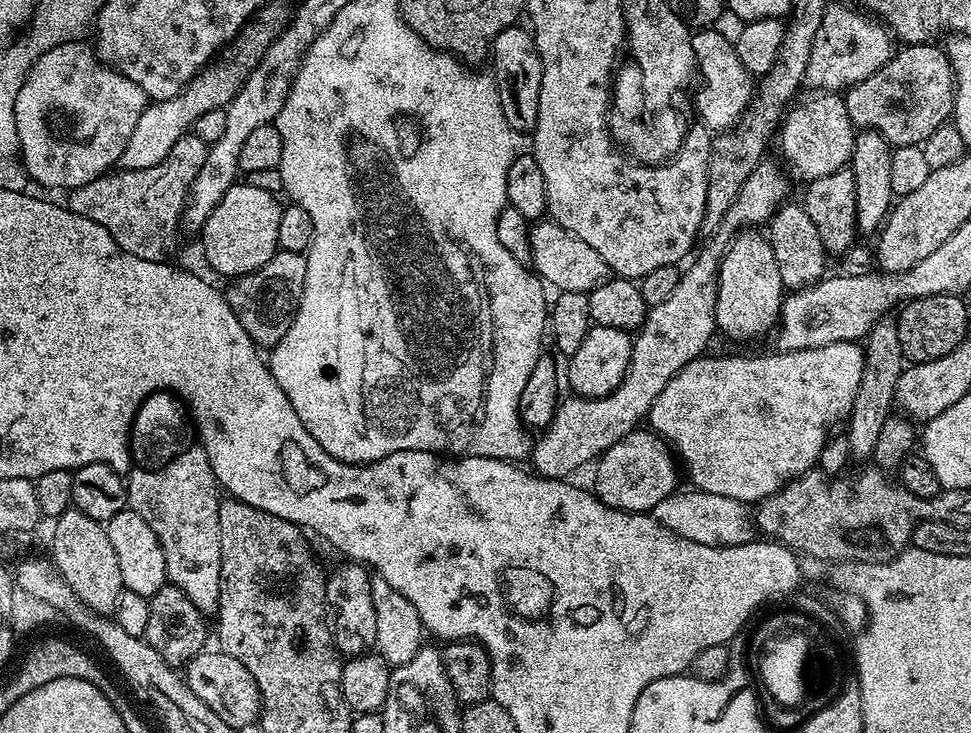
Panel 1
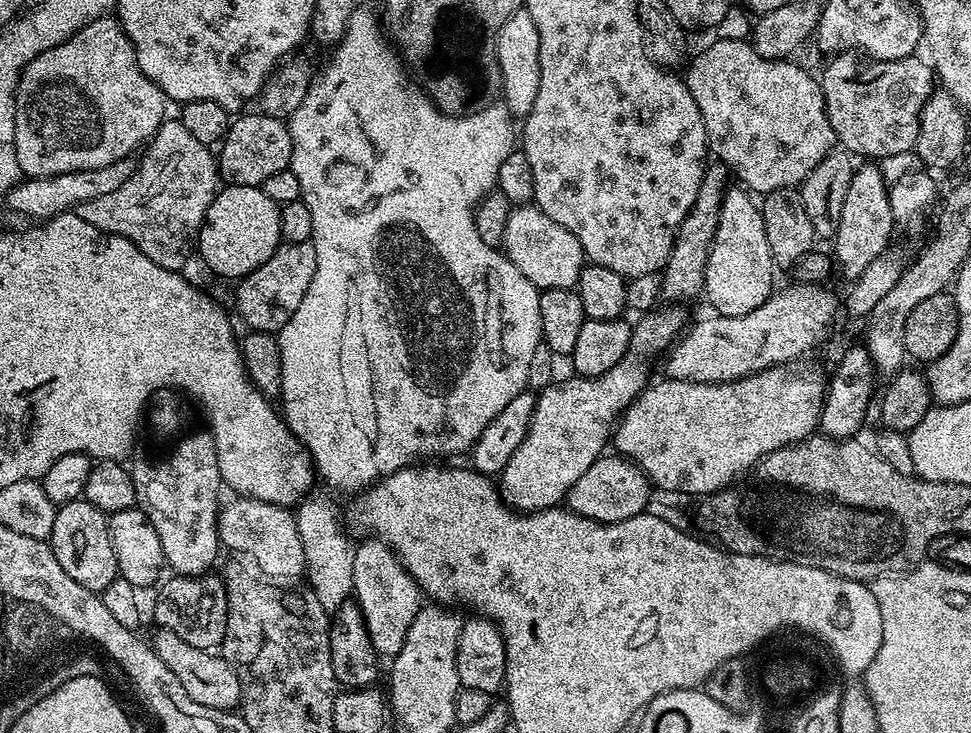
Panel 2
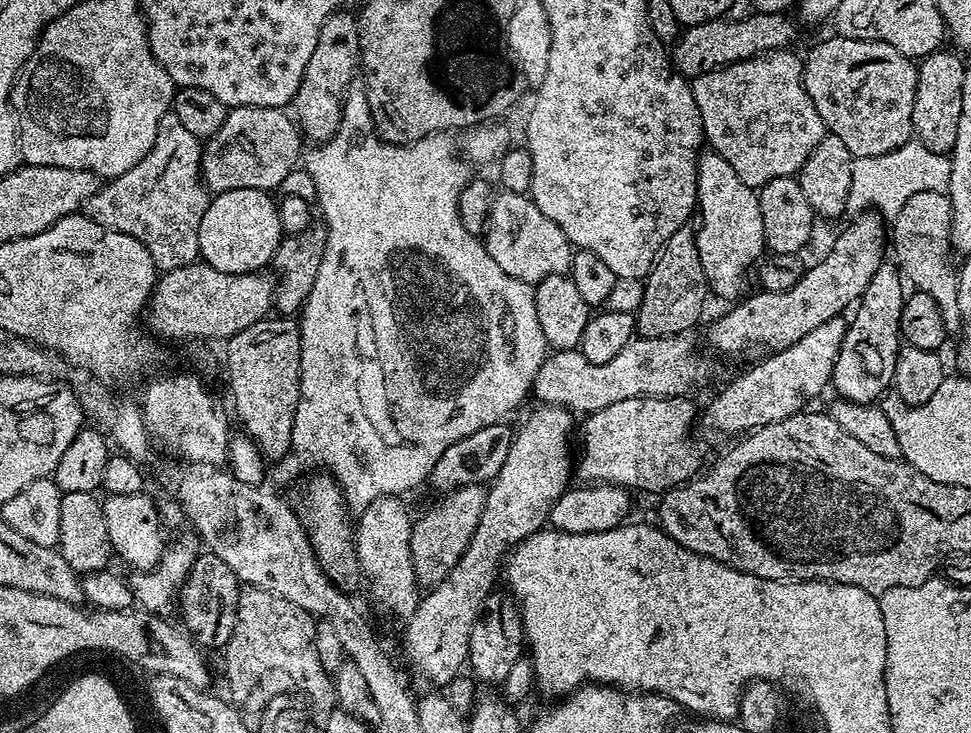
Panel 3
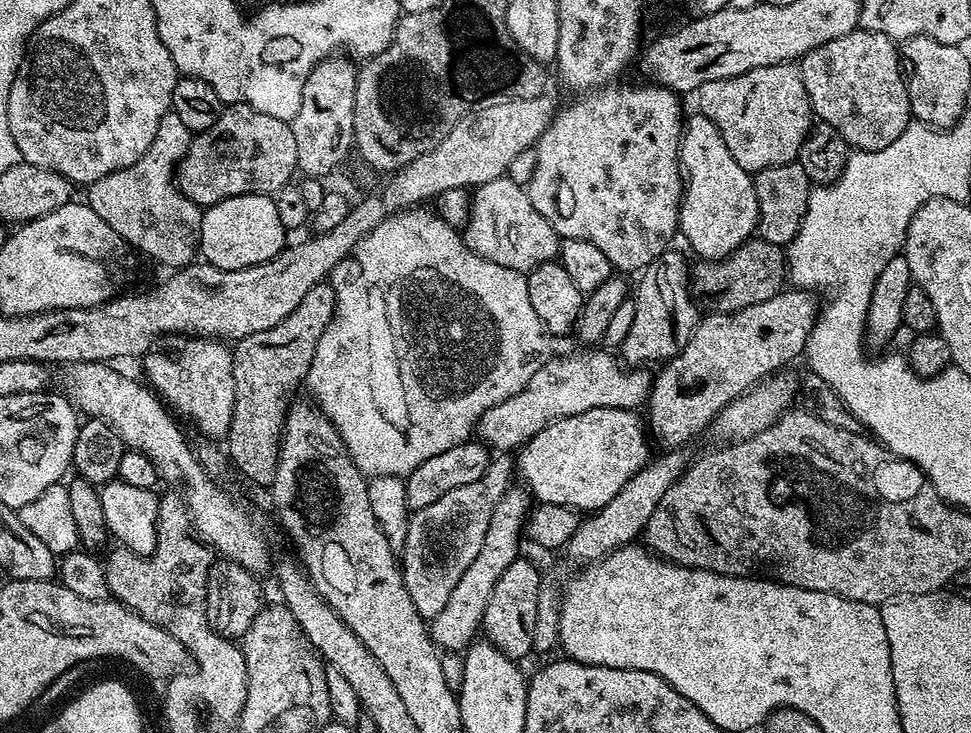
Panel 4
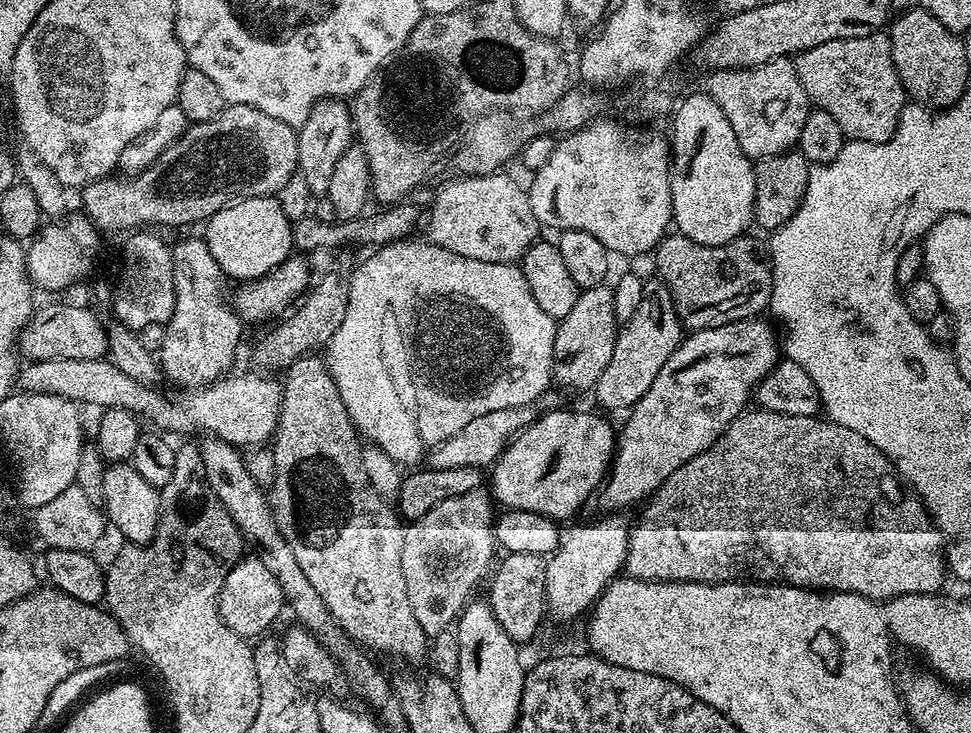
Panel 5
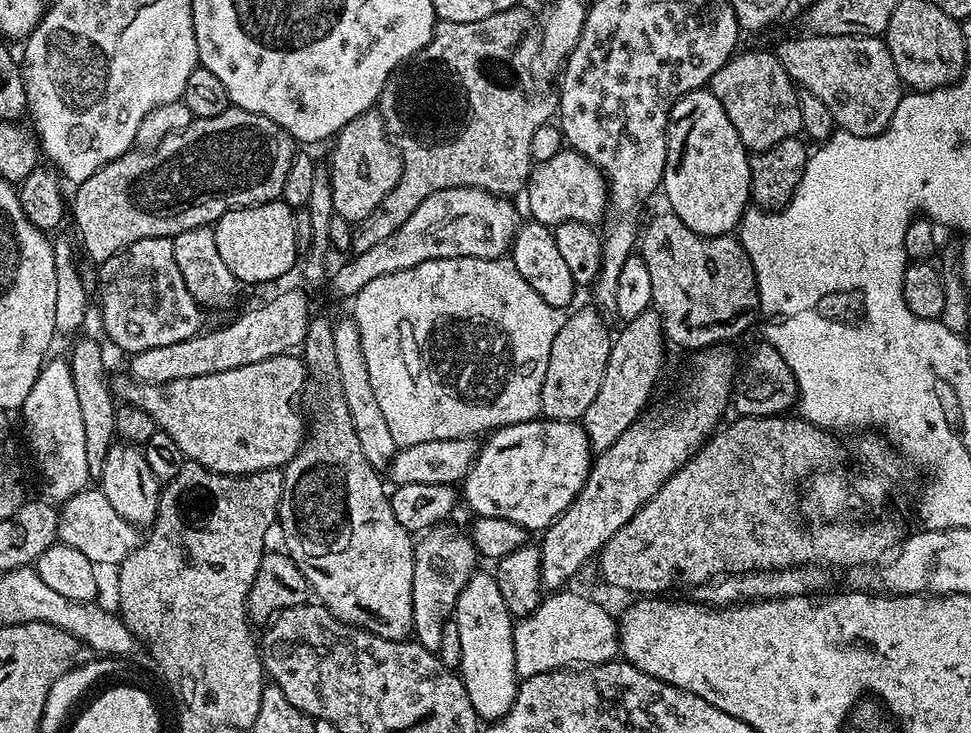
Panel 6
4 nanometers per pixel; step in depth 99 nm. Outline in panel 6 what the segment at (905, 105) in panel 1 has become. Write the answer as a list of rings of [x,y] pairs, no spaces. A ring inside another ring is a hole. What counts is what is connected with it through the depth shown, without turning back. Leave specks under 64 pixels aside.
[[[803,35],[784,40],[778,47],[788,77],[826,105],[837,129],[855,136],[885,132],[902,95],[902,81],[887,43],[880,36]]]

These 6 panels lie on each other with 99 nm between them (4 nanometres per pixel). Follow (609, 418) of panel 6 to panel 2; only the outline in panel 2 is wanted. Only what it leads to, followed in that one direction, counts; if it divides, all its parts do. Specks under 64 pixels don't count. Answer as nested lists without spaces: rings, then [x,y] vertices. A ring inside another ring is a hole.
[[[712,162],[704,169],[702,186],[698,190],[698,198],[694,206],[686,214],[682,226],[678,226],[674,246],[670,250],[670,258],[662,269],[664,281],[663,299],[668,302],[684,302],[698,297],[704,290],[706,278],[706,262],[710,254],[710,246],[714,242],[714,234],[718,230],[718,218],[722,214],[724,193],[730,187],[730,169],[721,162]]]

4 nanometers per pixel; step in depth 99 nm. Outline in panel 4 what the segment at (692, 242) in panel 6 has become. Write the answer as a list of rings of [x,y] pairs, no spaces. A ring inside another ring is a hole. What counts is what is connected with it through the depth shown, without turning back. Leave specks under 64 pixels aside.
[[[759,238],[738,246],[720,260],[700,262],[691,269],[690,287],[701,301],[705,300],[713,312],[737,312],[746,306],[774,298],[786,284],[786,252],[781,245]]]

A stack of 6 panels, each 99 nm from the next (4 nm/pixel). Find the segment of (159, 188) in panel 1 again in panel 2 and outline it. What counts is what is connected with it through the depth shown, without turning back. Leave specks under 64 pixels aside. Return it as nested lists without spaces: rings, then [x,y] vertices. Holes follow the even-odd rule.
[[[166,118],[160,123],[160,129],[146,145],[146,151],[144,157],[139,157],[133,174],[118,186],[118,190],[103,198],[90,198],[90,202],[76,205],[74,211],[99,232],[109,232],[134,242],[150,262],[158,262],[158,266],[171,272],[180,272],[183,264],[194,256],[204,215],[210,210],[210,202],[218,191],[218,160],[213,149],[190,135],[190,130],[186,130],[178,118]]]

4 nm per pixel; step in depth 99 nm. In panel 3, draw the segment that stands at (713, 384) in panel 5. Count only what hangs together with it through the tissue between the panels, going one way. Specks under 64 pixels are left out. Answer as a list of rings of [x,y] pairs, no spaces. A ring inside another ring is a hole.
[[[864,210],[853,216],[856,217],[837,234],[832,249],[813,268],[811,265],[790,290],[756,290],[756,293],[745,295],[709,326],[709,342],[724,356],[740,356],[744,348],[781,352],[786,346],[794,346],[798,338],[810,334],[810,330],[822,326],[822,322],[830,322],[830,318],[847,313],[886,260],[886,224],[880,213]]]

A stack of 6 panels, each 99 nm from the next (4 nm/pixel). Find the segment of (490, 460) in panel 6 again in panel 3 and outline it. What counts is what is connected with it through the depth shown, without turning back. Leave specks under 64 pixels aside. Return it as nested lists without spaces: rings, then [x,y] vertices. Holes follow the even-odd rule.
[[[687,395],[682,396],[639,396],[638,398],[625,398],[622,402],[614,402],[614,406],[606,406],[597,412],[587,413],[583,417],[584,425],[579,425],[578,436],[580,432],[580,452],[578,448],[578,476],[584,482],[599,482],[601,484],[620,484],[623,488],[629,490],[637,490],[636,488],[645,488],[648,492],[656,492],[655,494],[663,494],[670,488],[675,488],[677,484],[686,484],[693,476],[701,471],[700,452],[694,445],[688,441],[688,435],[692,432],[692,423],[697,423],[698,408],[688,401]]]

